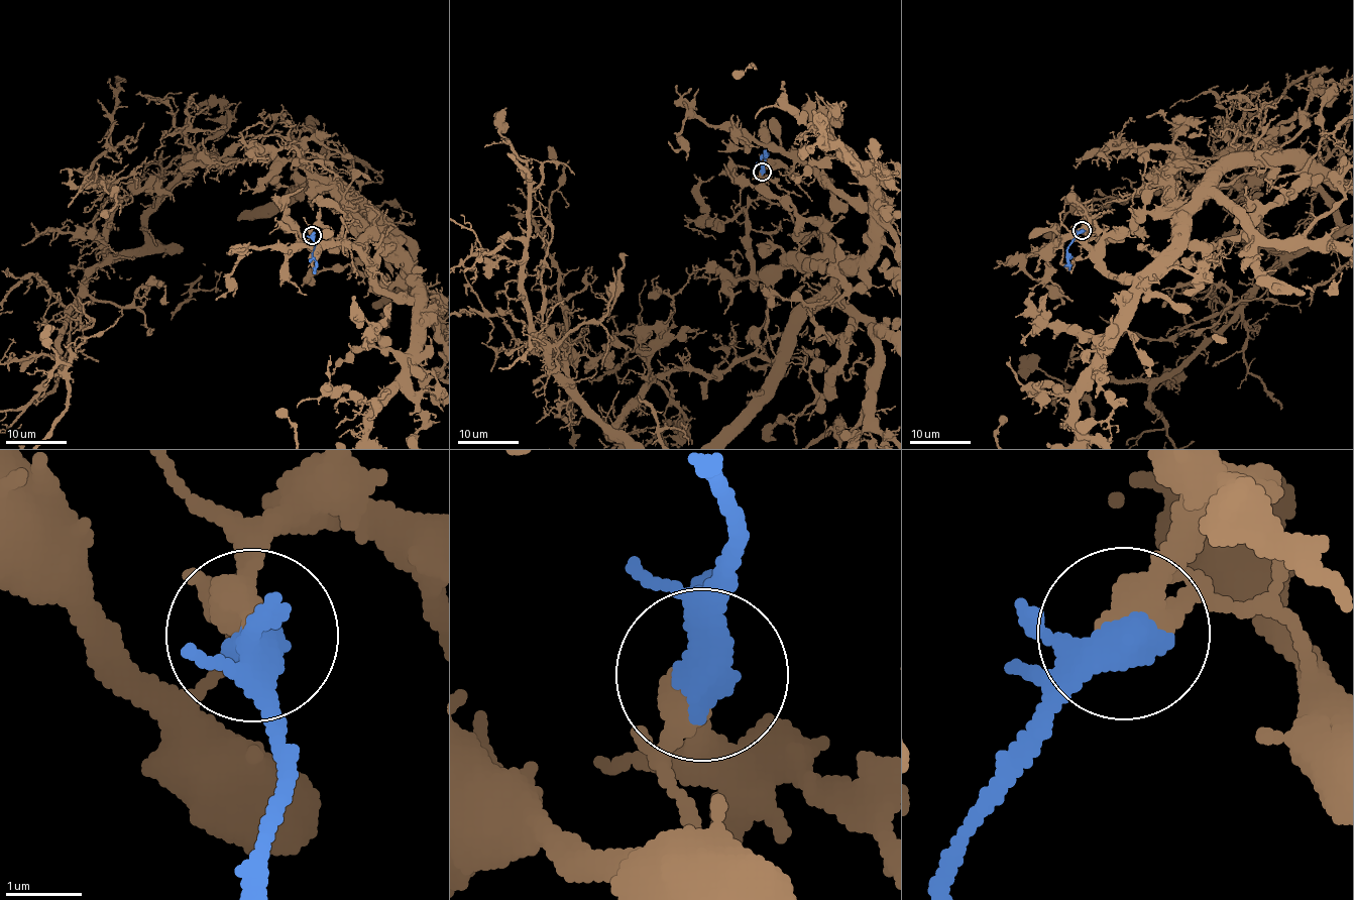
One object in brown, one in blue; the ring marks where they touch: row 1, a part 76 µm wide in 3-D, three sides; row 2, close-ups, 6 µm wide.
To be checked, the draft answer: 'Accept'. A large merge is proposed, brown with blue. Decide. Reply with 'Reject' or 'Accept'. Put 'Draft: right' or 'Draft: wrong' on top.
Draft: right
Accept

